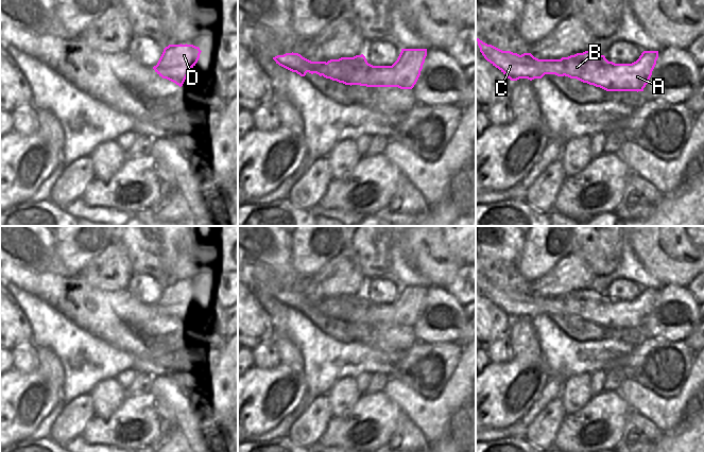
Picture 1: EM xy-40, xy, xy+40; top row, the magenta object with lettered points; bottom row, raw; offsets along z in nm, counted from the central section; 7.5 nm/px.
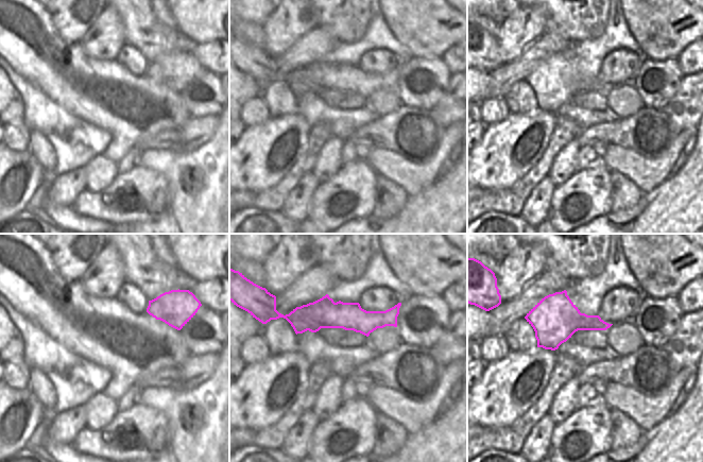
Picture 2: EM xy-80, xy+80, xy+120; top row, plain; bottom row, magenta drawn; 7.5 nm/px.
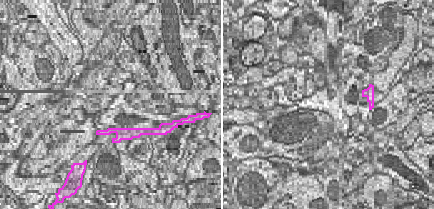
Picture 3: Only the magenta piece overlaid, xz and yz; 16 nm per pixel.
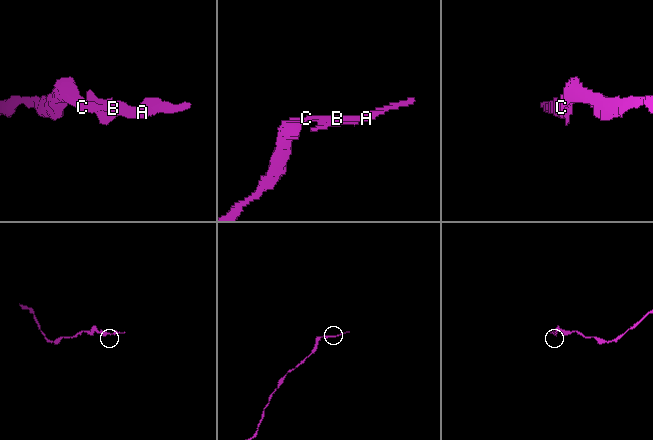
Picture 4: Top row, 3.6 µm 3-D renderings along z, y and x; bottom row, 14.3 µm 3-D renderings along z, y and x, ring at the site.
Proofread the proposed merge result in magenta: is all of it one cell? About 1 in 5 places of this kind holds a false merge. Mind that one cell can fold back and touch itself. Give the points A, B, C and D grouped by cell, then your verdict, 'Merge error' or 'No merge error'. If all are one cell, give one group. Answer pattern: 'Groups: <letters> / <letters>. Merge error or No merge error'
Groups: A B C D. No merge error

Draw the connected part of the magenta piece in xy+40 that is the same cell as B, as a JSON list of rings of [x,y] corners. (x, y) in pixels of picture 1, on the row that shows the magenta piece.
[[[476,38],[476,40],[484,58],[498,68],[511,81],[517,81],[519,79],[532,81],[534,79],[542,79],[545,74],[555,74],[557,76],[565,75],[570,79],[577,79],[606,91],[643,91],[658,58],[658,51],[643,51],[639,58],[632,64],[615,64],[608,62],[604,55],[588,50],[568,57],[562,57],[561,59],[538,59],[531,53],[519,55],[511,51],[502,51],[483,42],[479,38]]]

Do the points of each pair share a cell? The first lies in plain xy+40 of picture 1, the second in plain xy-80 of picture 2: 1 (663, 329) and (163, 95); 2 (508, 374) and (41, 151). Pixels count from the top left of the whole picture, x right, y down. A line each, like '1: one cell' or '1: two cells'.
1: two cells
2: two cells

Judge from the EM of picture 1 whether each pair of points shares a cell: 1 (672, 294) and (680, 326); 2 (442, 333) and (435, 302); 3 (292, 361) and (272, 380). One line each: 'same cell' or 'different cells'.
1: same cell
2: same cell
3: different cells

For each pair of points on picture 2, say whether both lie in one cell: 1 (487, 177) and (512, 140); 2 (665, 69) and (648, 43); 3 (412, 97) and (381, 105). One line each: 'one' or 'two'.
1: one
2: two
3: two

